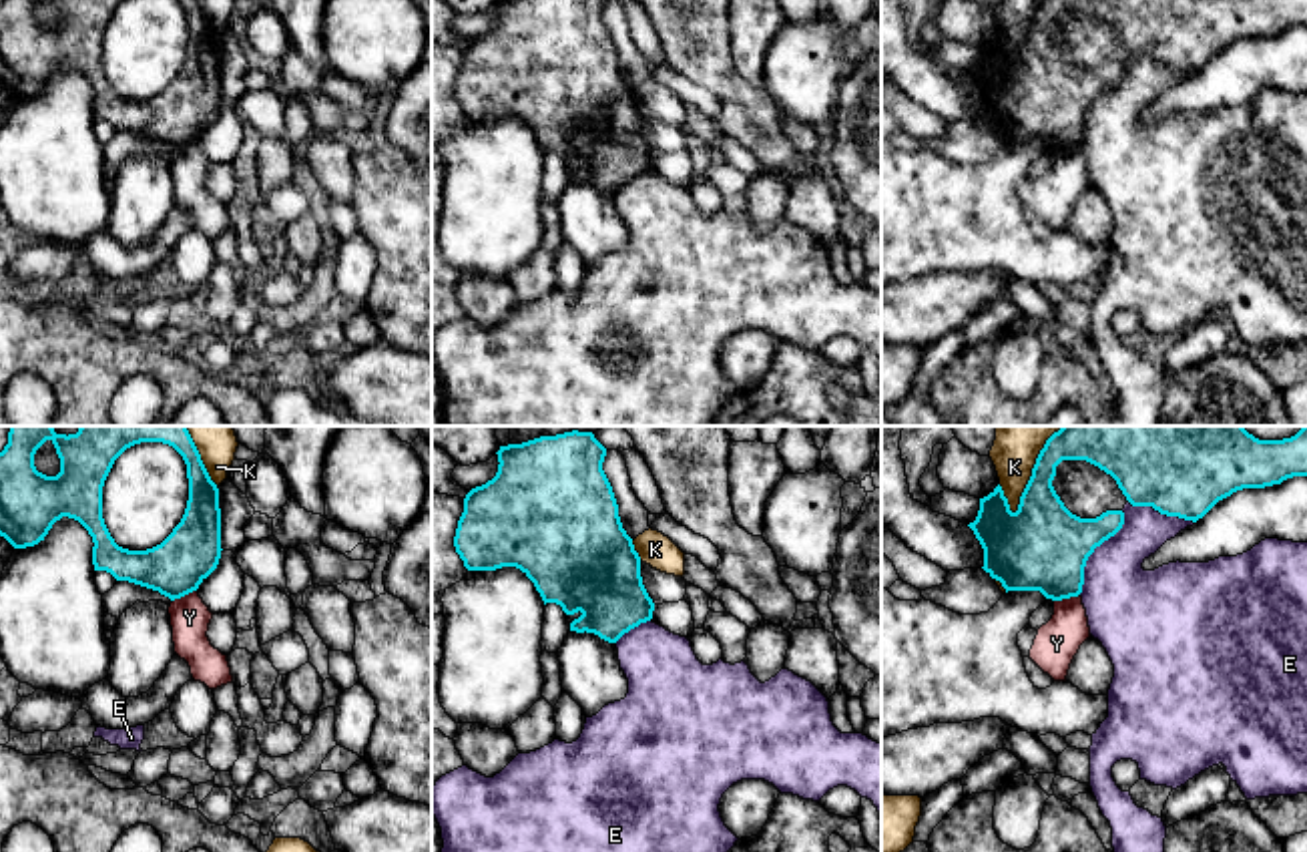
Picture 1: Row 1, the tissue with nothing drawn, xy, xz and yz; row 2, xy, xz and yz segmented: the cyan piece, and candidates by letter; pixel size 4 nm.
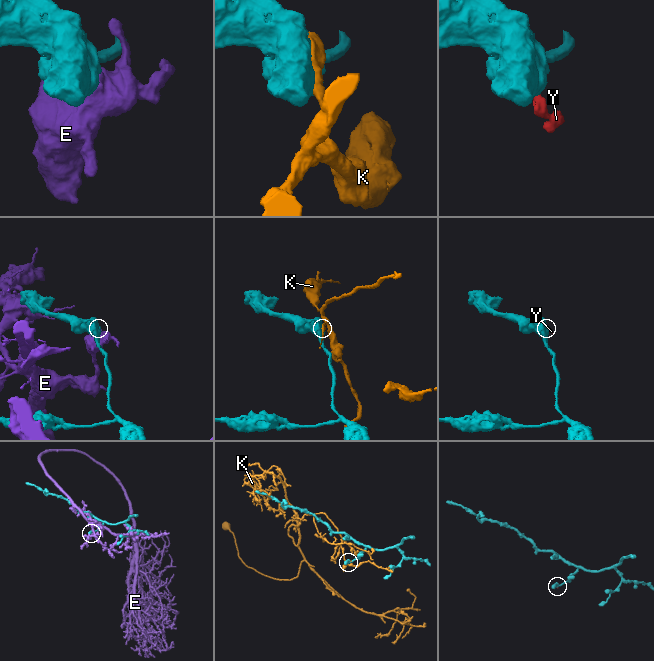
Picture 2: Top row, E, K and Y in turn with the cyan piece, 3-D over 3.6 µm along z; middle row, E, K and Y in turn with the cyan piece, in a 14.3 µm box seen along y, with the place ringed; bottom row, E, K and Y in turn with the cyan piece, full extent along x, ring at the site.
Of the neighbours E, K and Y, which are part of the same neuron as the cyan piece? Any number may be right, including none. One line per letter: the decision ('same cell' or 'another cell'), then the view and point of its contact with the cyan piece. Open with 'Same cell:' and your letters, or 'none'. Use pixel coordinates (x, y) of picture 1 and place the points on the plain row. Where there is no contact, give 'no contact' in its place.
Same cell: none
E: another cell; contact yz (1093, 101)
K: another cell; contact yz (1028, 33)
Y: another cell; contact yz (1067, 147)

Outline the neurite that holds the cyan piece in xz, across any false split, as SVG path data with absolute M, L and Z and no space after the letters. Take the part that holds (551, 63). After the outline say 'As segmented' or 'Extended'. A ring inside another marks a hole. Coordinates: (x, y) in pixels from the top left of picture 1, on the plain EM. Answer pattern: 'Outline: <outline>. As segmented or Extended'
Outline: M498 0L498 22L464 48L454 96L468 121L520 119L544 155L582 163L570 181L616 193L652 169L655 153L640 127L640 106L622 78L612 36L602 20L606 0Z. As segmented

